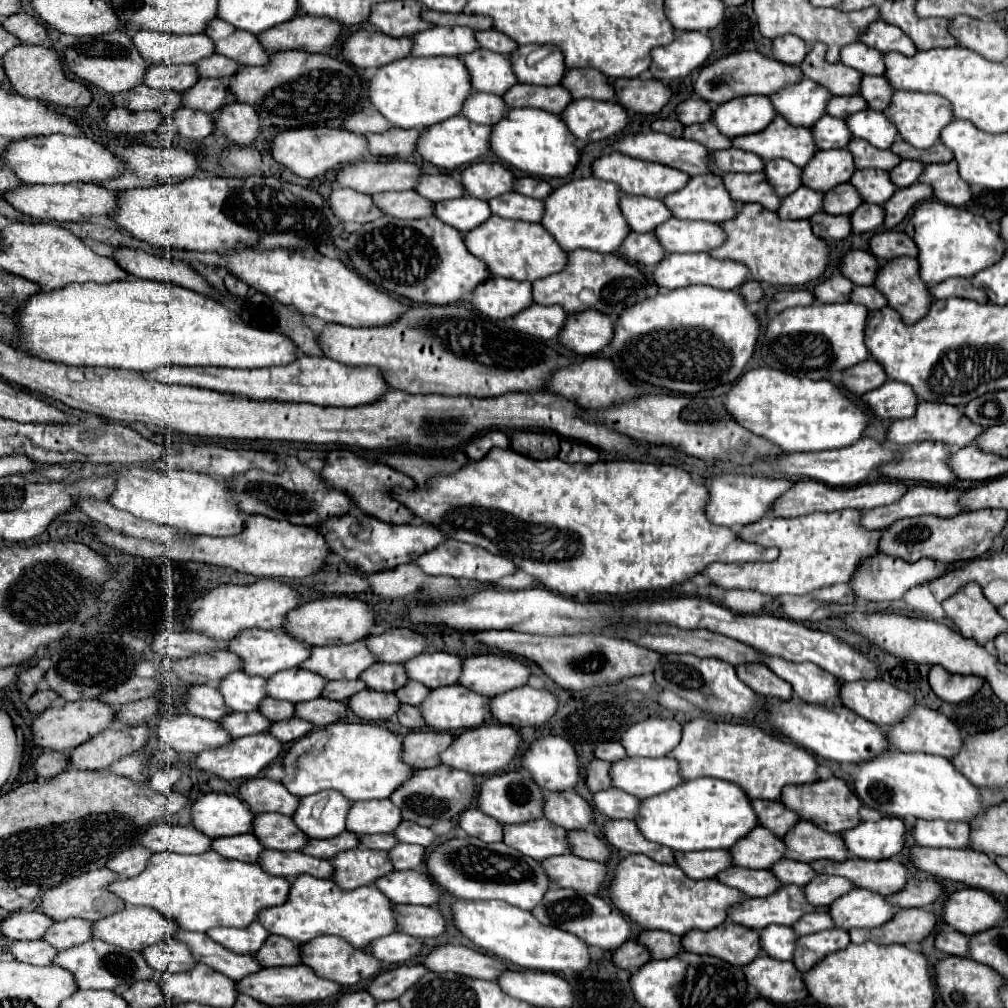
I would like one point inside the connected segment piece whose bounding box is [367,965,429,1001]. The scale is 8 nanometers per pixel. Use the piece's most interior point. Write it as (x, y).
(392, 984)

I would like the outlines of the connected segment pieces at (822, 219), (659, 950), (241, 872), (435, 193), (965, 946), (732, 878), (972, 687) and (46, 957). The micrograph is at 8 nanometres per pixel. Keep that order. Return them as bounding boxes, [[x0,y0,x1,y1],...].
[[809,213,851,239],[637,931,683,959],[109,851,291,933],[417,175,465,203],[935,929,969,957],[717,867,781,897],[929,665,983,703],[9,941,57,965]]

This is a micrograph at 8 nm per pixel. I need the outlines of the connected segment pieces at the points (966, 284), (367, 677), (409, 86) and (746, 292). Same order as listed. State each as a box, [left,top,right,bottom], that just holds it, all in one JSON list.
[[929,279,987,303],[361,663,409,691],[369,57,473,129],[739,279,763,303]]

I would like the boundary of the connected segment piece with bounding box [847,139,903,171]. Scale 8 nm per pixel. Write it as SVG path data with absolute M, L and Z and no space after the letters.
M853 139L847 145L847 149L853 153L857 169L869 169L869 167L873 167L873 169L885 169L885 171L889 171L889 169L897 167L903 161L891 149L887 149L887 151L883 149L881 151L881 149L873 147L873 145L869 145L867 141L861 141L861 139Z

